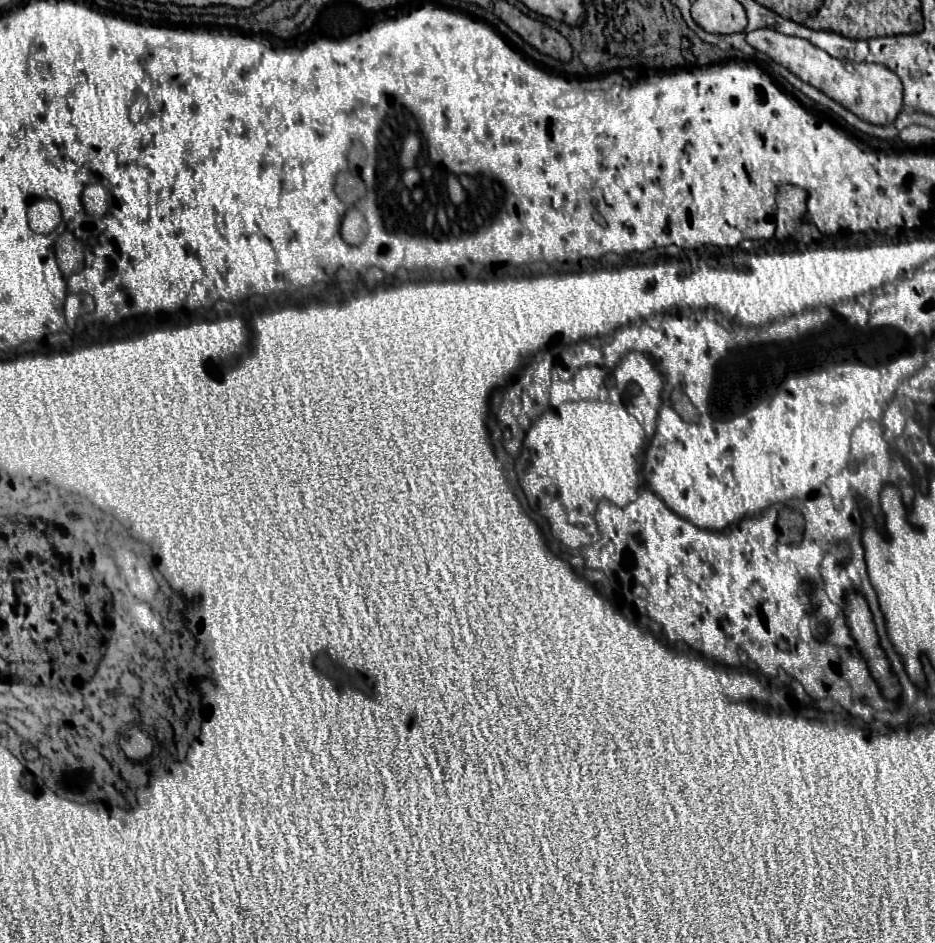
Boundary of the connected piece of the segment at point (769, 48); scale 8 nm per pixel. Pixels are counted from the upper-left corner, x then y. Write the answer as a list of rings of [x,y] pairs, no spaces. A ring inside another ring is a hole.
[[[760,28],[754,32],[746,34],[746,42],[764,54],[768,54],[774,62],[782,64],[788,68],[794,76],[798,76],[802,82],[812,84],[820,92],[824,92],[828,98],[834,102],[842,104],[850,112],[854,112],[860,120],[878,124],[878,126],[888,126],[896,120],[896,116],[902,112],[902,82],[900,78],[888,70],[882,64],[854,64],[854,74],[846,72],[844,62],[838,58],[832,58],[824,50],[812,46],[808,40],[796,38],[796,36],[786,36],[770,28]]]

